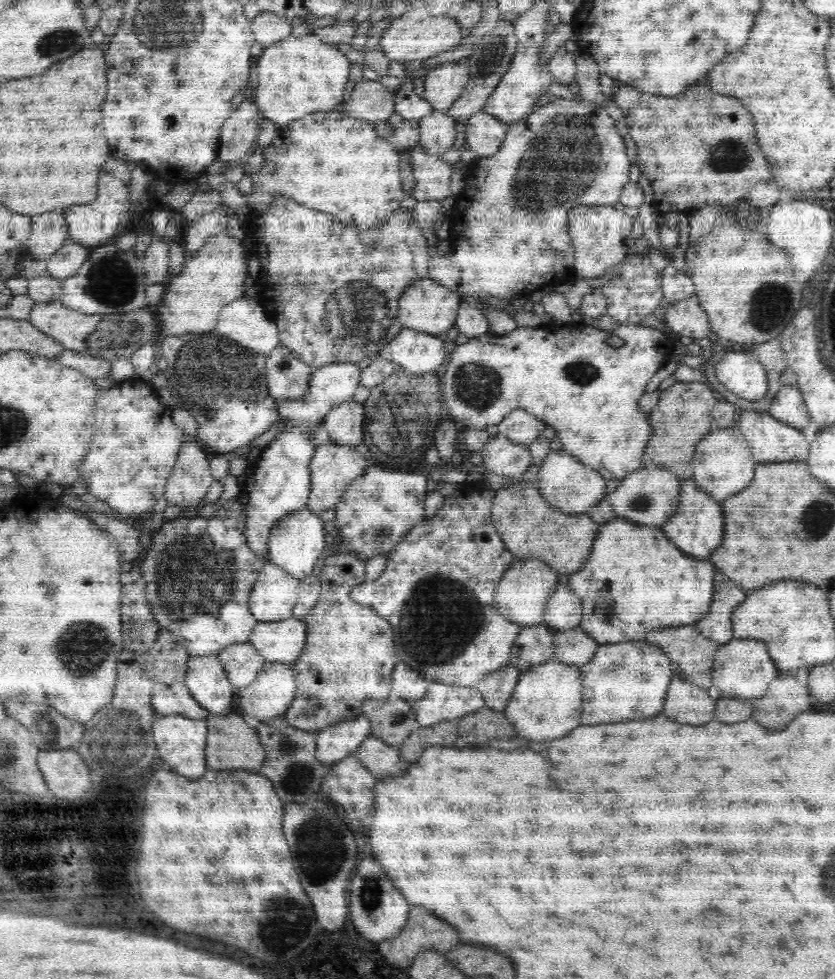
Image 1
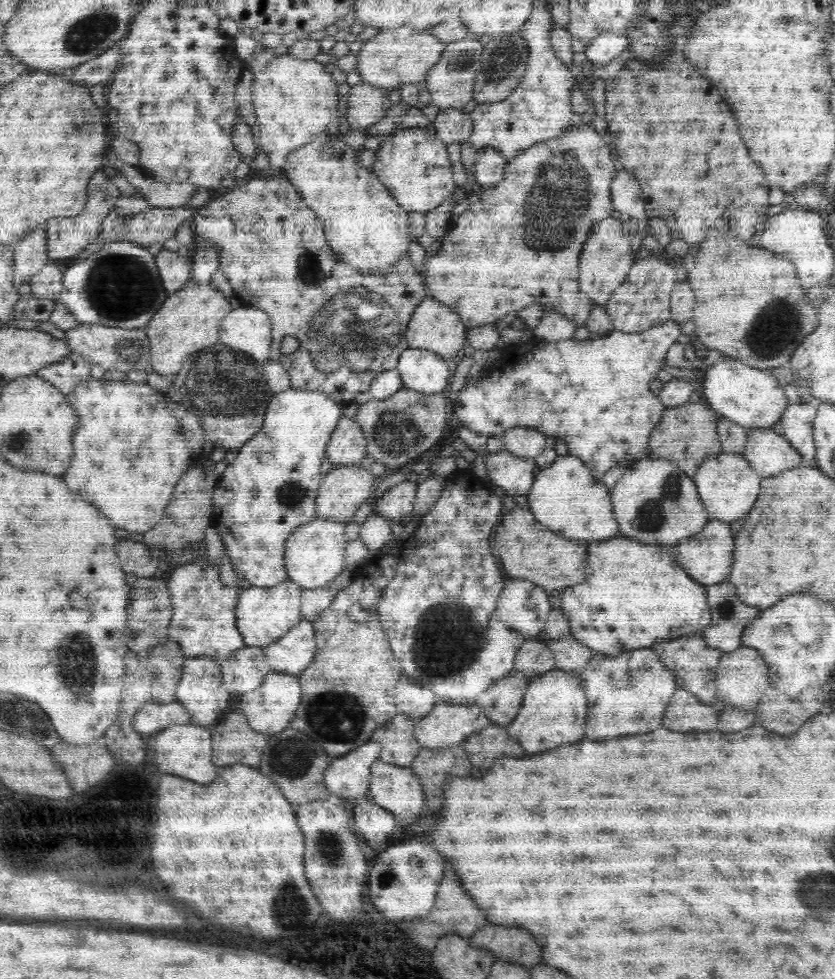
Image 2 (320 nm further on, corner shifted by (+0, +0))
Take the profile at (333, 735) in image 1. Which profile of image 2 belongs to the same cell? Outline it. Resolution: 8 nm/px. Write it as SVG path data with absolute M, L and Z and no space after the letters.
M371 739L360 748L331 760L324 782L334 800L354 804L369 793L372 766L379 760L381 744Z

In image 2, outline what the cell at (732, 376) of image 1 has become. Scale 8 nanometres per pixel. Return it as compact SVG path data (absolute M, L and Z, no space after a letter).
M726 358L724 362L718 361L708 367L699 389L706 396L705 403L714 412L746 430L773 429L789 404L784 387L770 370L754 369L735 359Z

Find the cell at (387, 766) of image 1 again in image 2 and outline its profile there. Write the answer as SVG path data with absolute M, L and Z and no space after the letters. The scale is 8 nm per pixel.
M376 760L370 772L368 795L372 801L391 812L402 826L416 822L425 803L425 793L413 770Z

